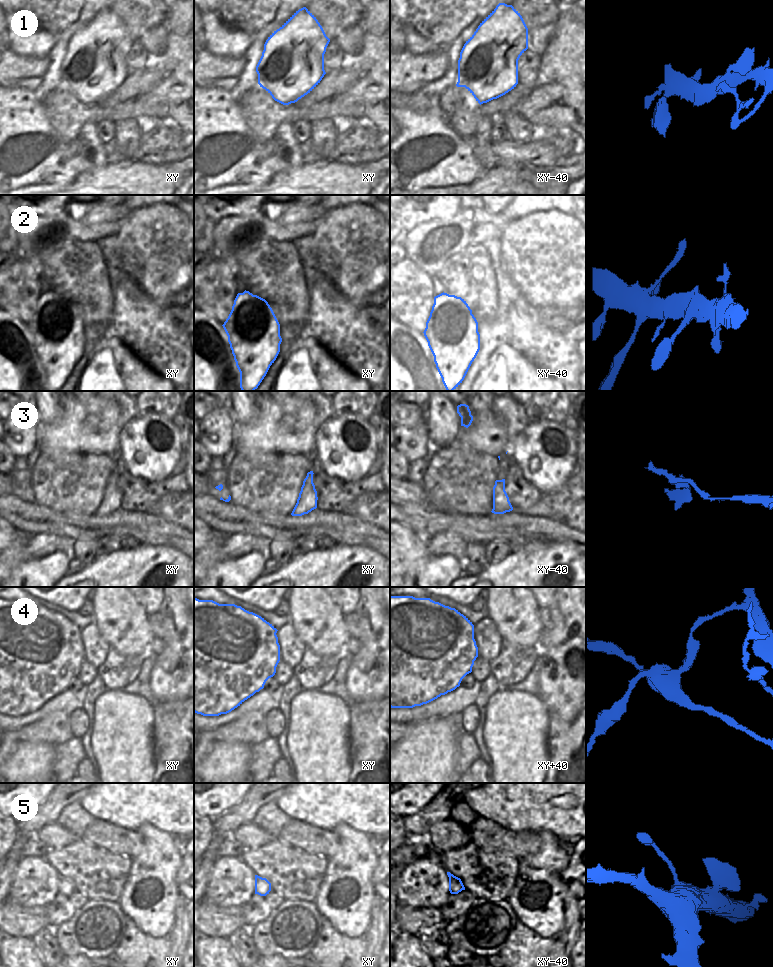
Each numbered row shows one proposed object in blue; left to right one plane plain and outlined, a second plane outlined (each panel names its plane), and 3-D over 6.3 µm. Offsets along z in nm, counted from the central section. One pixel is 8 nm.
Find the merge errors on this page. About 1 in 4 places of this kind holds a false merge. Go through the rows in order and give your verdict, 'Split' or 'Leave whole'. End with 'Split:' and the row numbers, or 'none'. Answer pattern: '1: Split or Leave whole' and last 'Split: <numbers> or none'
1: Leave whole
2: Leave whole
3: Leave whole
4: Split
5: Leave whole
Split: 4

